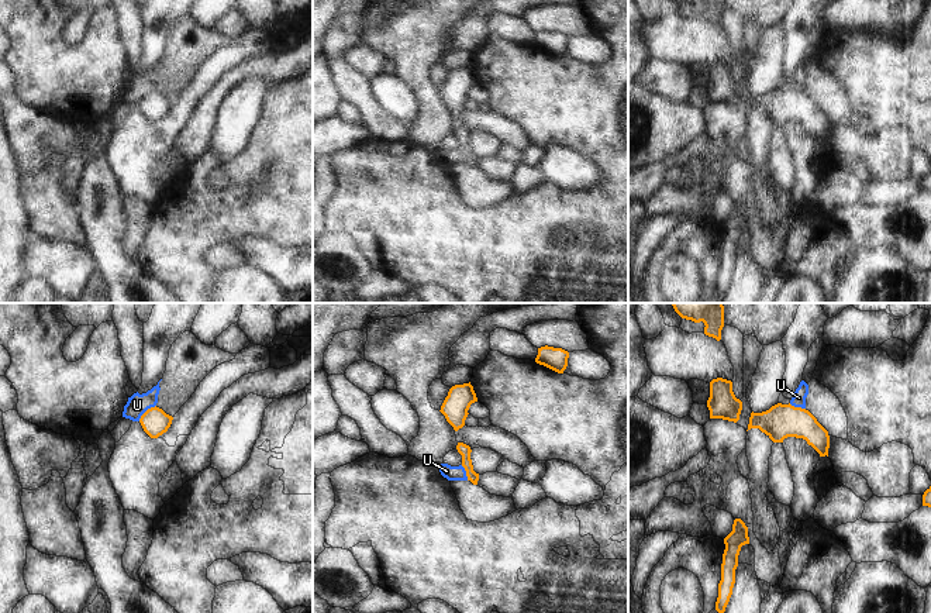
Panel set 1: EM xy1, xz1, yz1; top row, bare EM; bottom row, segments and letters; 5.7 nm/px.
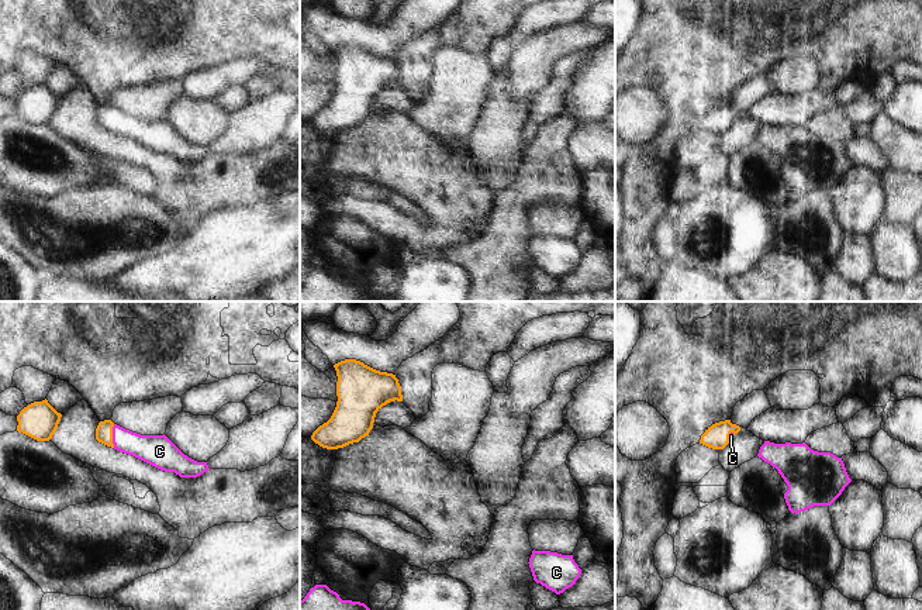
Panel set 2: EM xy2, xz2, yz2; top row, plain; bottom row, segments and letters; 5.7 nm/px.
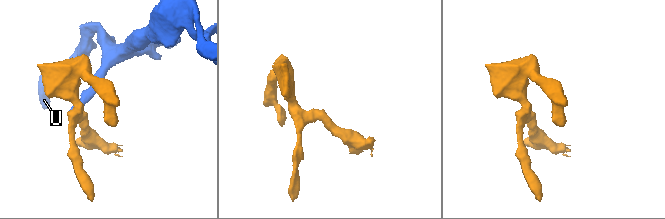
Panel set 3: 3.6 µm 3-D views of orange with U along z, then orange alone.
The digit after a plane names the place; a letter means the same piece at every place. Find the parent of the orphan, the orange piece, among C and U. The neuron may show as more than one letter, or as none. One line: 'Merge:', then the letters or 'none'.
Merge: C

